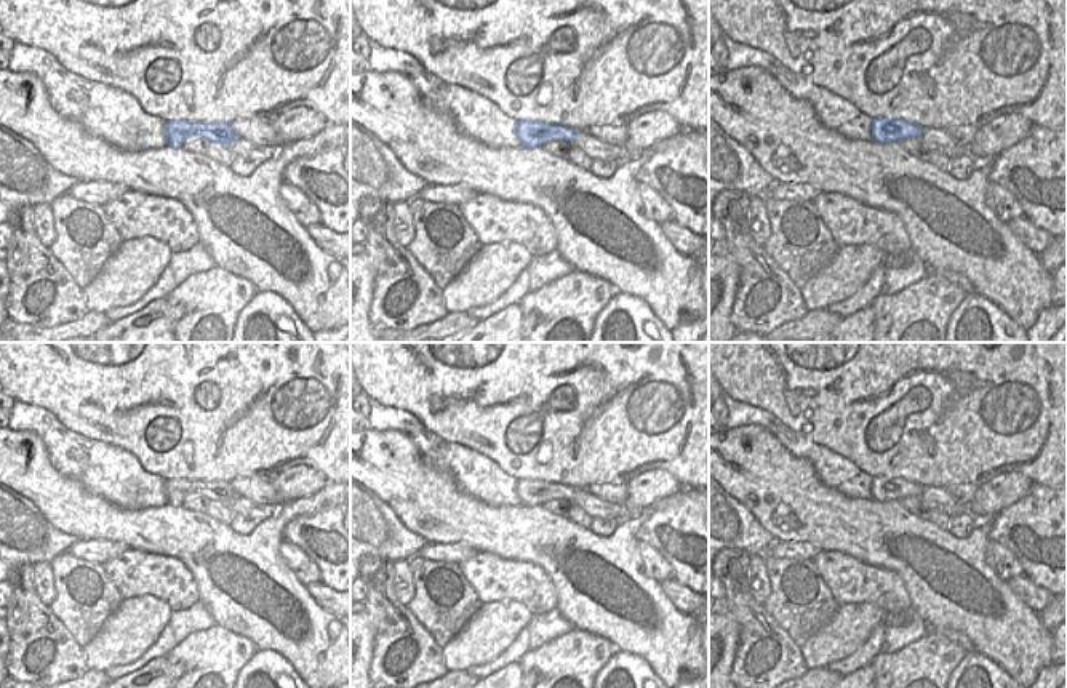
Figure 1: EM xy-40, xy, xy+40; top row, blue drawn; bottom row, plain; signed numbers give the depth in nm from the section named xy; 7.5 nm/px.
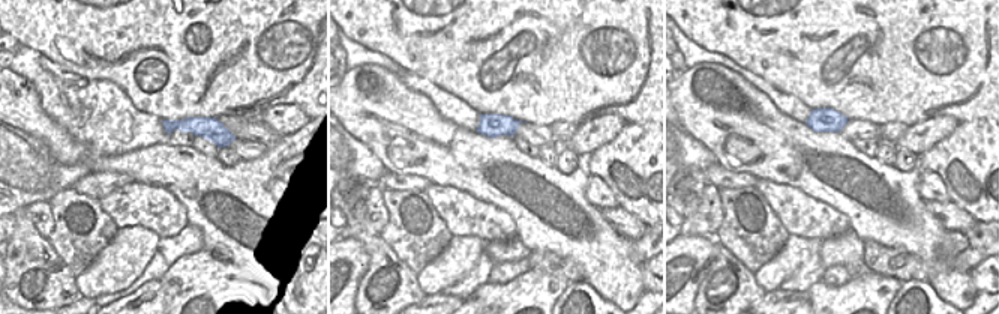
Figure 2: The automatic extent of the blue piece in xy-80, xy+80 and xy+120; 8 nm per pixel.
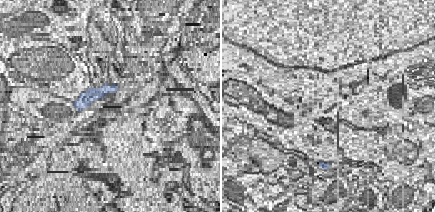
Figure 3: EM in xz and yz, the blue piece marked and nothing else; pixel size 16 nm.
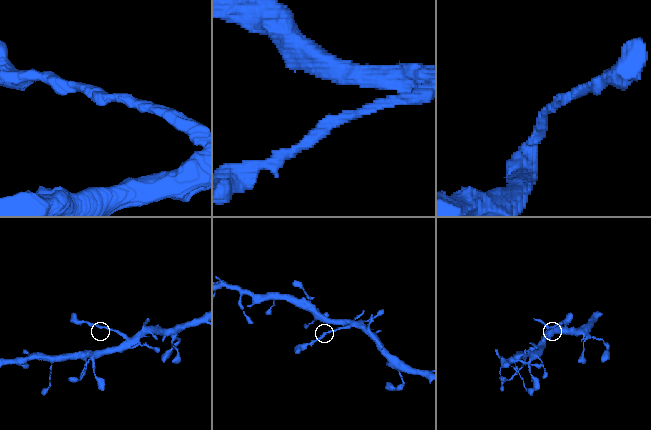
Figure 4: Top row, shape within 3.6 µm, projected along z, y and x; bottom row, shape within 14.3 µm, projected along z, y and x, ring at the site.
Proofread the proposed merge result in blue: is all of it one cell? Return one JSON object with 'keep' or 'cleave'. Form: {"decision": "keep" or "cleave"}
{"decision": "cleave"}

